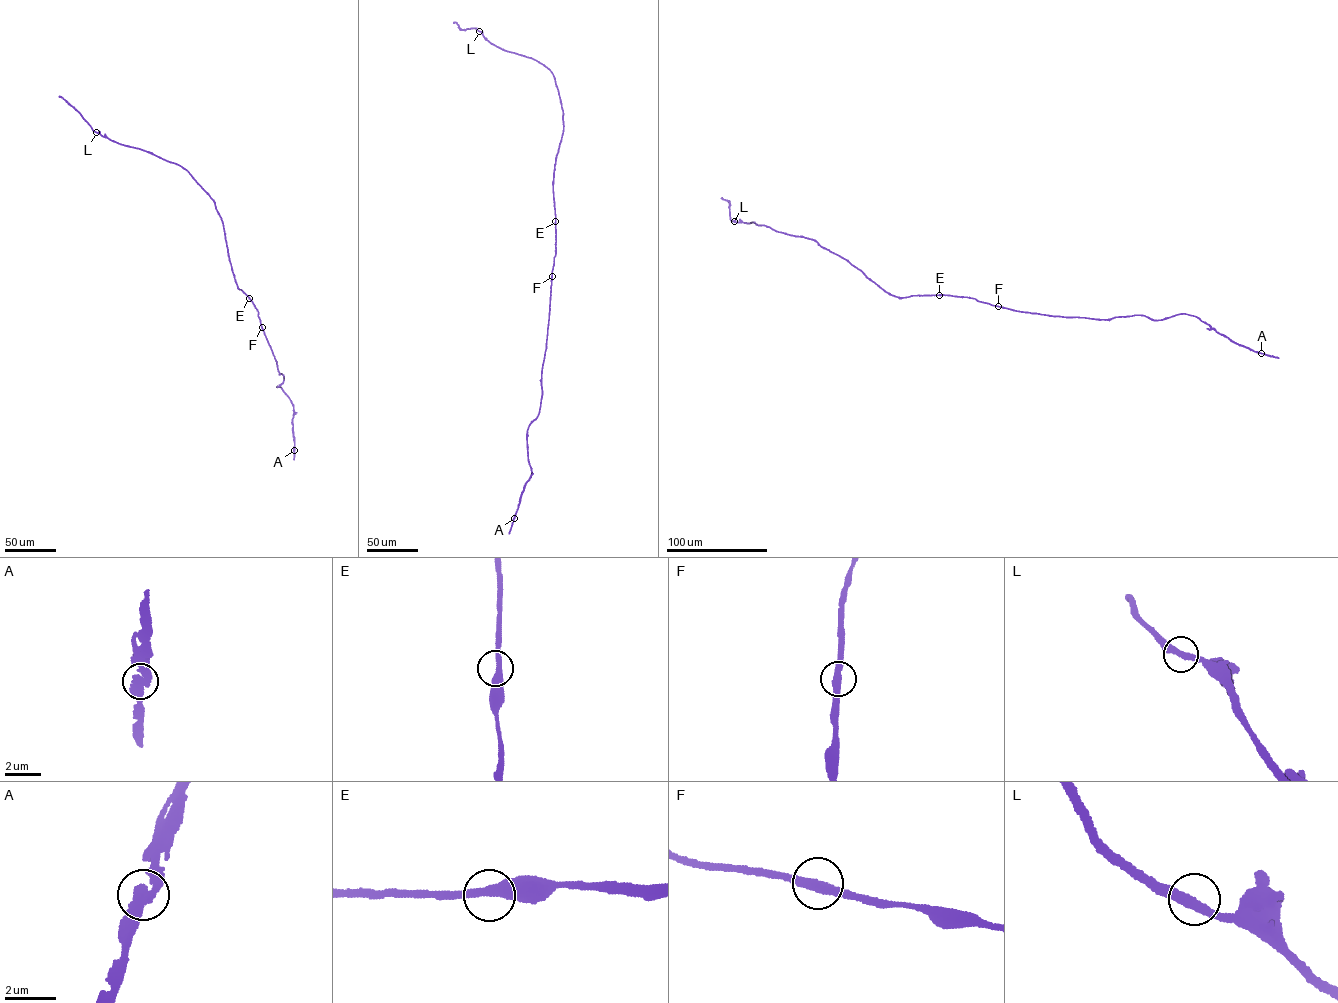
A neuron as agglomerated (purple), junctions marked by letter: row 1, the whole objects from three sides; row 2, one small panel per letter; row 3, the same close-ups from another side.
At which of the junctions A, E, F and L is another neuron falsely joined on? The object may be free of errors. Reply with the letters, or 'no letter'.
no letter

